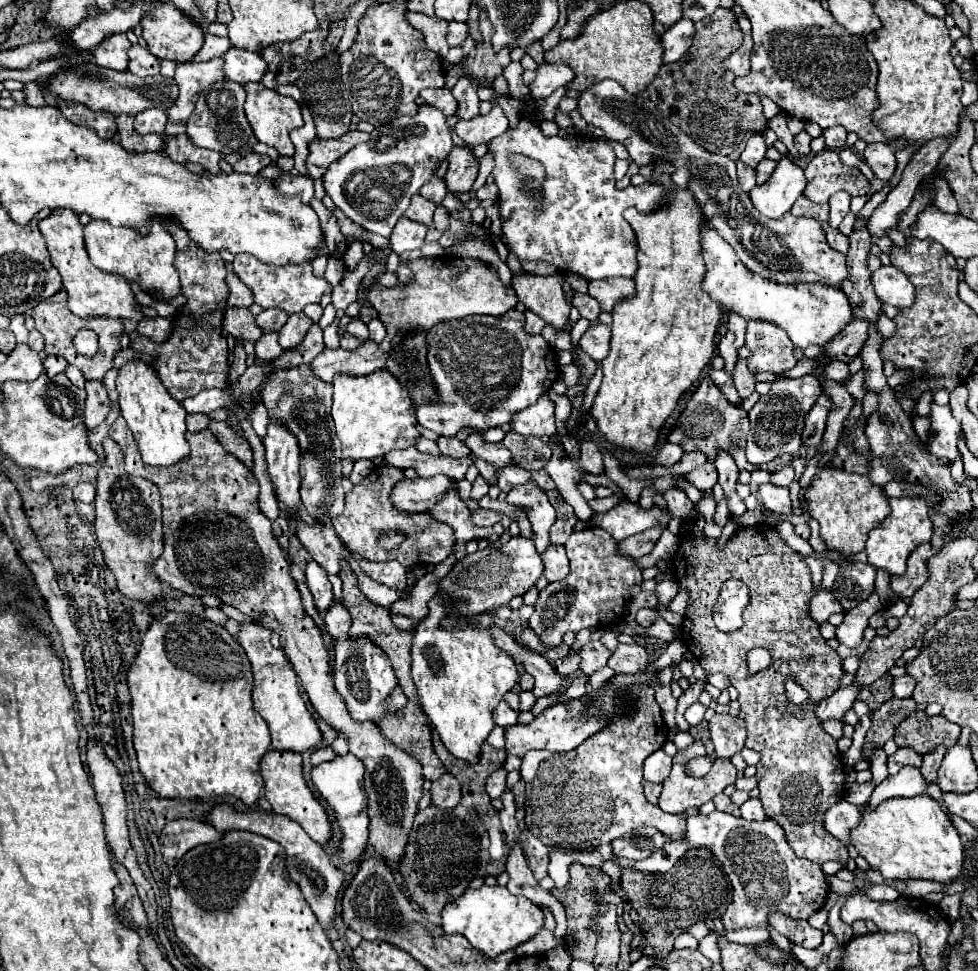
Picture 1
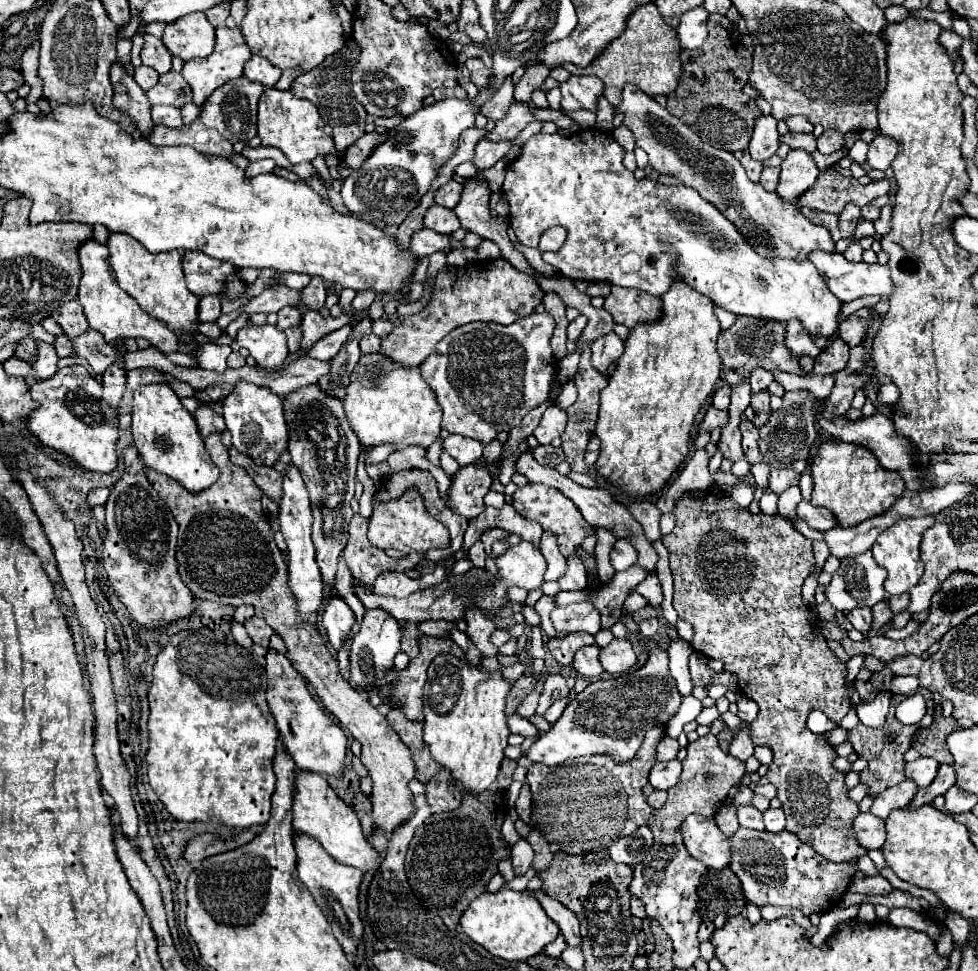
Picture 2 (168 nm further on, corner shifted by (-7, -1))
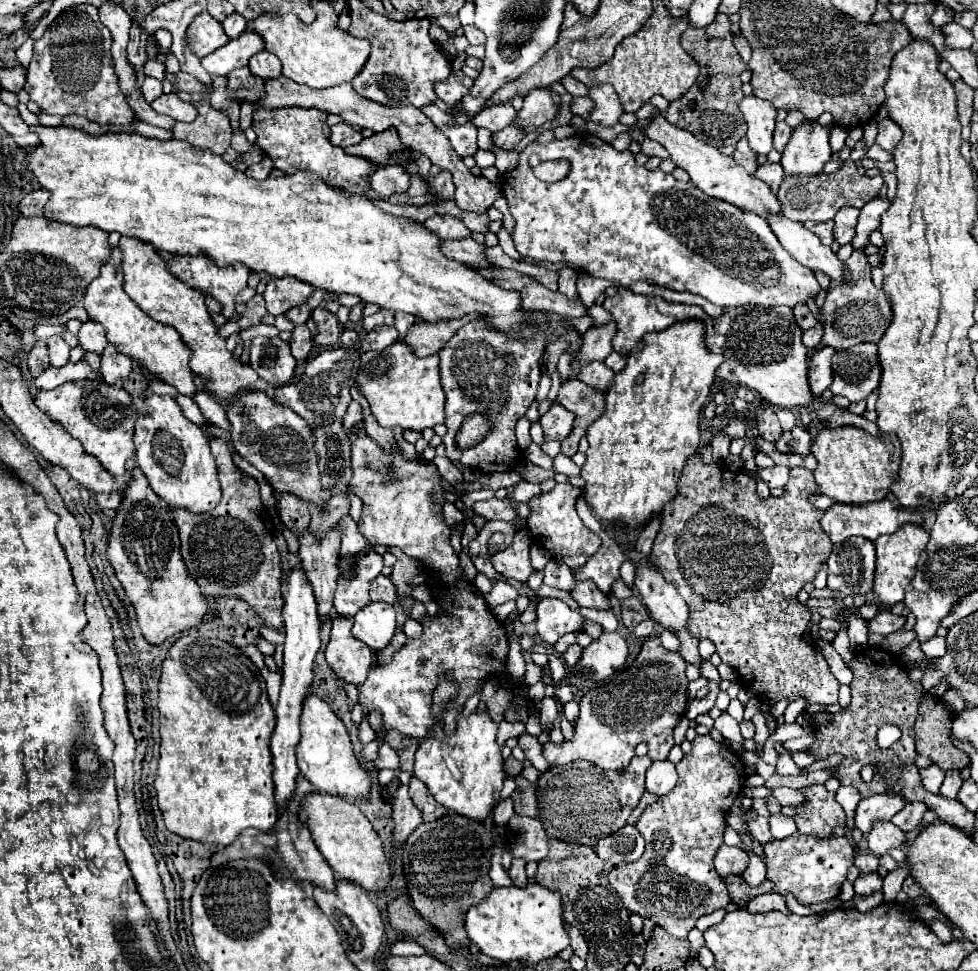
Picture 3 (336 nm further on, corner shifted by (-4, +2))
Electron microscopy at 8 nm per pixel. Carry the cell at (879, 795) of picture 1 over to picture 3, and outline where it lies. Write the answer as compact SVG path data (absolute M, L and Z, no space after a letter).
M878 794L860 800L856 808L856 826L860 832L870 832L872 820L892 820L904 808L904 798L898 794Z

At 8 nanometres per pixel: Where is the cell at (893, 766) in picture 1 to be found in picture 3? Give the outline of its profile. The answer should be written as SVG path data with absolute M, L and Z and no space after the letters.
M930 764L928 768L920 768L920 778L922 778L922 786L928 792L938 794L938 788L940 788L940 784L944 780L944 770L938 768L936 764Z

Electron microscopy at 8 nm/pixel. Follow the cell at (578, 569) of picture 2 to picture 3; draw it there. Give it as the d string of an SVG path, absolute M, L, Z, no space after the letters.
M578 580L570 594L580 606L588 606L588 608L596 608L596 610L610 610L610 602L608 602L606 594L602 594L592 584L592 580Z

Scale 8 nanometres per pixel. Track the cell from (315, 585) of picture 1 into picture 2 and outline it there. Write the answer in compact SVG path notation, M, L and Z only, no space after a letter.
M331 597L325 607L325 613L323 613L323 625L327 629L329 643L335 651L339 651L343 647L353 623L355 623L355 615L345 605L345 601L339 597Z

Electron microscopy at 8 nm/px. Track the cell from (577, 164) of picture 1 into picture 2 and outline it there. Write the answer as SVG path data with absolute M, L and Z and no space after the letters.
M587 129L587 131L579 131L573 133L571 137L561 137L559 133L553 135L545 135L545 133L537 133L533 135L525 145L523 145L523 153L511 161L507 165L507 175L505 175L505 183L503 183L503 193L509 201L511 213L509 213L509 225L515 231L517 239L527 245L527 247L539 247L539 237L555 225L561 225L567 229L567 239L565 245L559 251L545 251L541 253L543 261L553 265L561 275L577 281L577 279L585 279L585 281L607 281L611 285L619 285L619 287L631 287L631 289L639 289L645 291L649 295L661 297L669 291L669 287L673 285L675 279L681 279L683 283L687 283L689 287L693 287L695 291L699 291L701 295L709 297L717 307L731 311L735 315L751 315L751 317L761 317L761 319L775 319L781 323L787 323L789 319L799 319L803 323L803 327L809 331L809 335L825 335L825 337L833 337L837 333L839 327L839 309L841 309L841 301L829 291L827 283L823 281L823 277L819 275L819 271L807 263L807 261L799 261L799 259L777 259L777 257L763 257L759 255L747 239L743 239L743 235L739 233L739 229L729 223L729 219L725 219L725 215L721 215L721 211L717 211L715 205L707 203L695 189L689 189L685 185L663 185L659 181L653 181L649 177L643 179L635 179L635 175L631 171L625 169L623 165L623 147L613 139L611 133L607 131L599 131L599 129Z

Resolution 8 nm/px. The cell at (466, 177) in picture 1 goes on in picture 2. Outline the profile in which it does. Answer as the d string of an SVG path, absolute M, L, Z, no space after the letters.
M481 139L477 143L473 163L479 167L479 171L481 169L489 169L499 159L503 159L511 151L511 147L513 147L511 141L499 141L499 143L495 143L495 141L489 141L489 139Z

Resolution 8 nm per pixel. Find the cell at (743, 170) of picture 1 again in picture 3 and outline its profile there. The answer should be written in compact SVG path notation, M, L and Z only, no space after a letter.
M742 138L742 140L736 144L736 150L734 150L732 158L734 158L738 164L742 164L742 166L746 168L746 172L750 172L750 174L754 174L754 172L756 172L756 168L758 168L756 154L750 150L750 146L748 146L748 140L746 140L746 138Z

